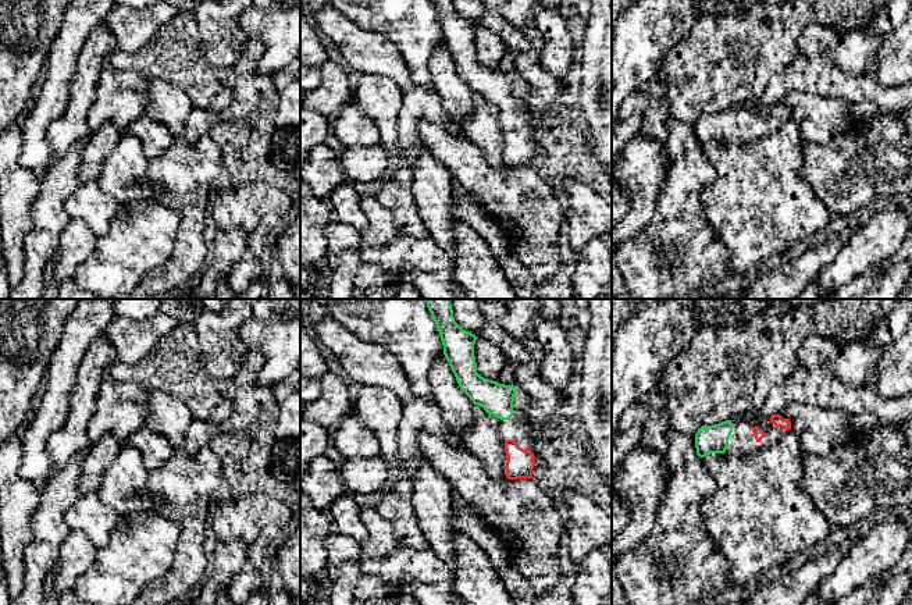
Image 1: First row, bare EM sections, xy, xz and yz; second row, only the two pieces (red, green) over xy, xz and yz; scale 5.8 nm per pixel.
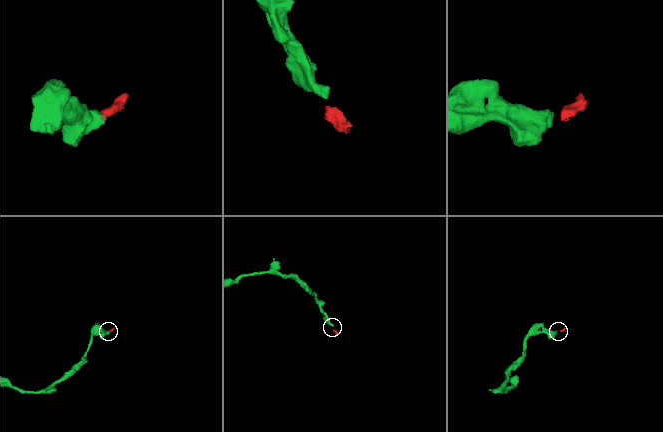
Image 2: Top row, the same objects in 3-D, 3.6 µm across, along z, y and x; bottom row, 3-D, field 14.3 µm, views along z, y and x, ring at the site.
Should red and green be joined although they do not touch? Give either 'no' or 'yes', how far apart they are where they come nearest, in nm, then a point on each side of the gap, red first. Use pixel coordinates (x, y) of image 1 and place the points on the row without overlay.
yes | 120 nm | xz (505, 128), (505, 107)

